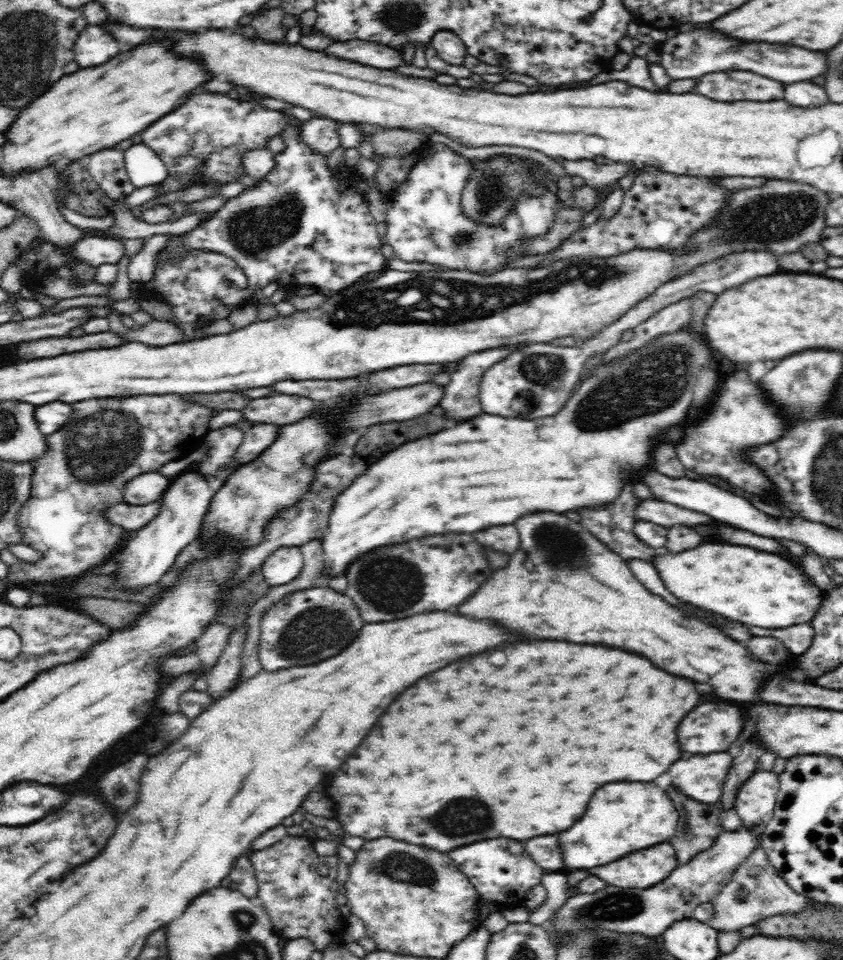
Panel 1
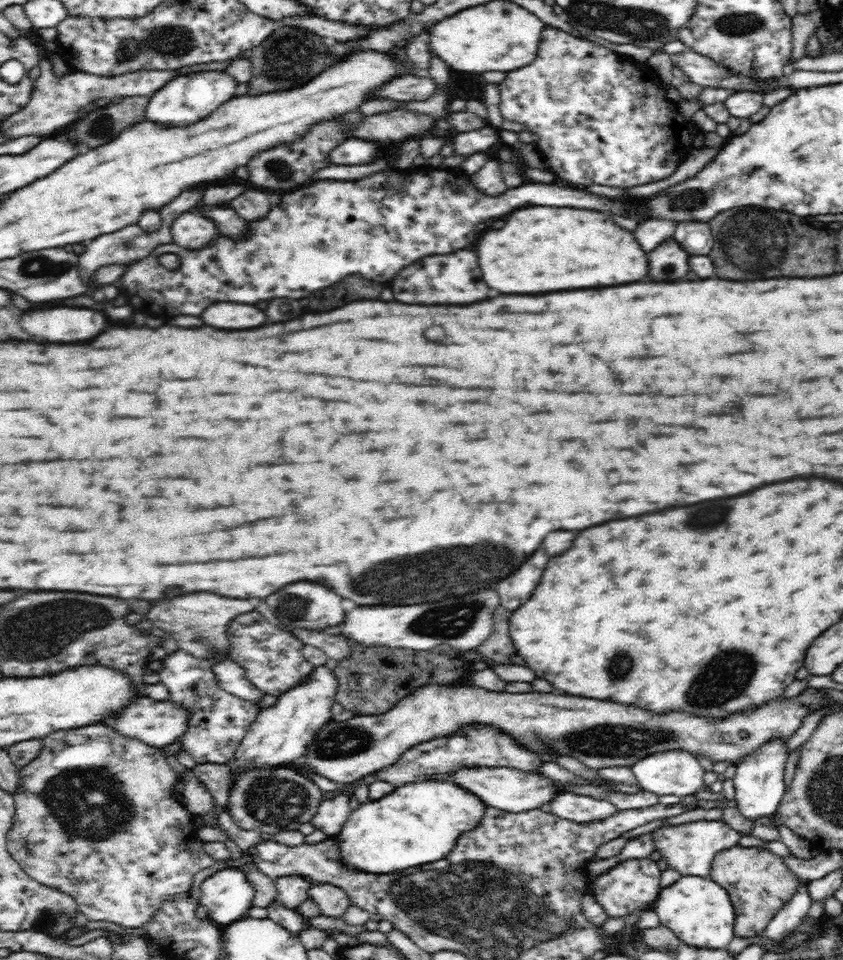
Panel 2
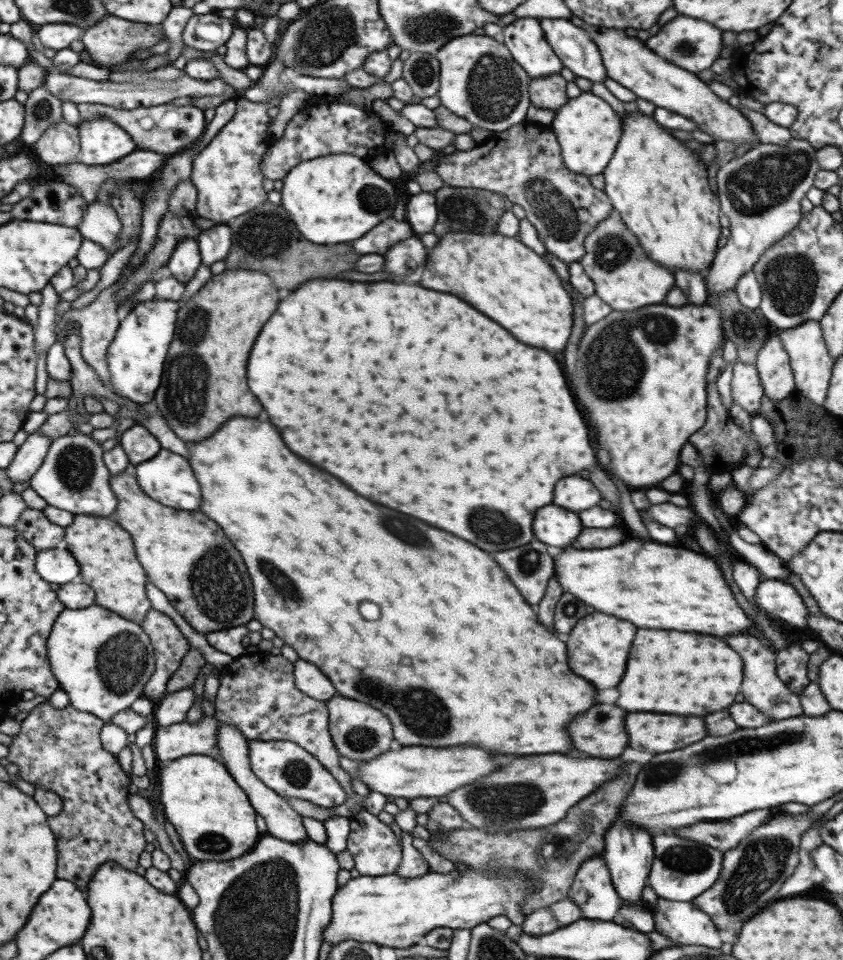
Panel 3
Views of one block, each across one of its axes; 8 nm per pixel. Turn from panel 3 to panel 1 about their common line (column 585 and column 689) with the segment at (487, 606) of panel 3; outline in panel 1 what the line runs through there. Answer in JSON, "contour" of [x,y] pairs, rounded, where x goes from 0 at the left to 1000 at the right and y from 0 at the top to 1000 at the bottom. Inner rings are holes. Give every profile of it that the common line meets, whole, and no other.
{"contour":[[[636,669],[636,671],[614,671],[607,675],[595,675],[591,679],[577,679],[553,688],[543,688],[484,717],[470,731],[460,735],[456,746],[446,752],[446,758],[437,763],[429,775],[394,808],[391,821],[387,827],[401,838],[395,852],[401,854],[406,864],[438,876],[447,873],[465,872],[467,875],[492,879],[517,888],[531,890],[553,879],[584,873],[607,873],[607,875],[629,875],[636,871],[660,869],[679,863],[688,850],[693,850],[695,840],[705,825],[724,815],[771,815],[778,808],[795,802],[792,796],[807,792],[807,781],[802,773],[802,756],[830,731],[826,715],[811,706],[795,704],[776,696],[766,685],[752,683],[735,677],[724,677],[714,673],[686,673],[674,669]]]}

